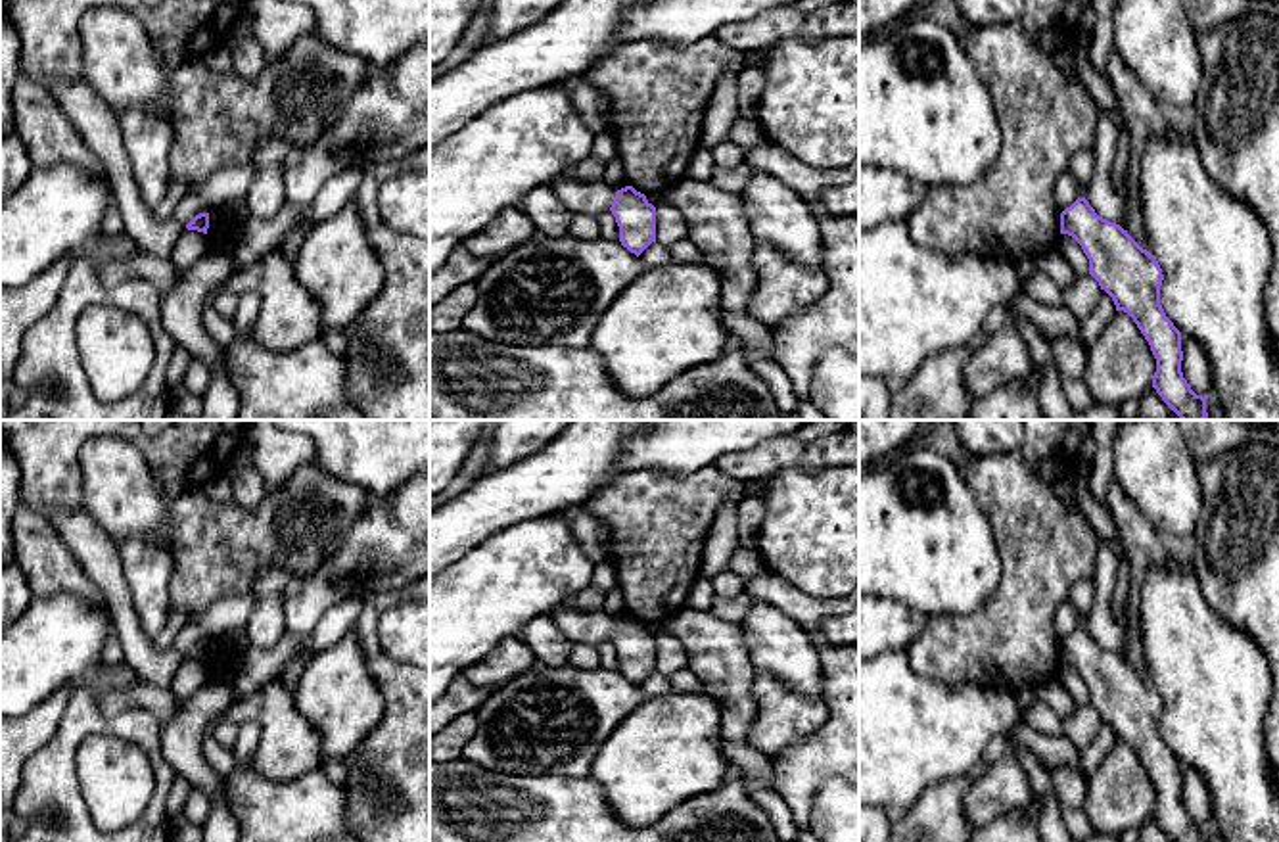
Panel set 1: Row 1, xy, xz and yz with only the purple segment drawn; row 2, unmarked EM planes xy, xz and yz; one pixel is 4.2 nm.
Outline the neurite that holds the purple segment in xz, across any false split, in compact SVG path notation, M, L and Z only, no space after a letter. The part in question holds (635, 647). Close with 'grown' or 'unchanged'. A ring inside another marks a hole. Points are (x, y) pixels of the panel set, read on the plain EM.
M560 606L550 614L558 629L573 643L610 641L619 656L619 671L637 687L656 671L656 637L633 616L614 620L604 608L579 610Z | grown

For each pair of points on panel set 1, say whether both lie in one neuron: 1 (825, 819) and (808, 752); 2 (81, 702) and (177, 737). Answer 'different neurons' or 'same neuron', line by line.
1: different neurons
2: different neurons

